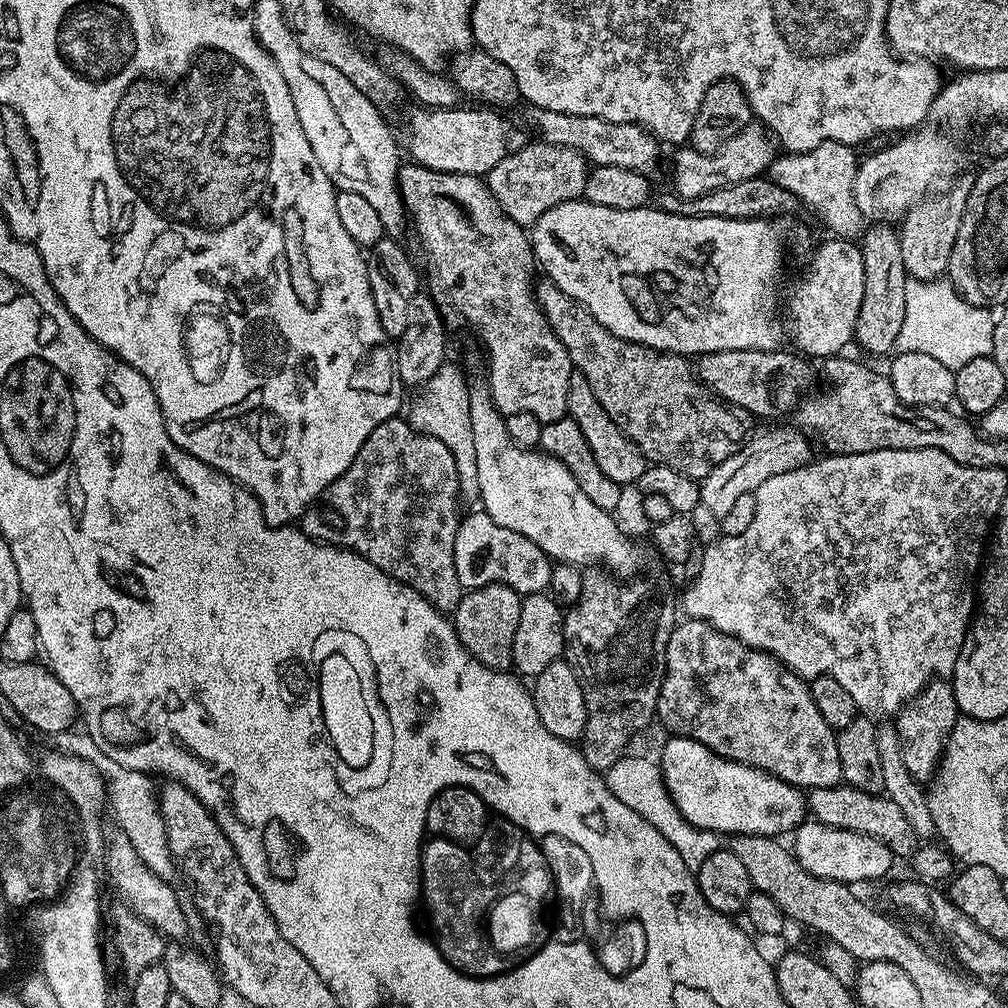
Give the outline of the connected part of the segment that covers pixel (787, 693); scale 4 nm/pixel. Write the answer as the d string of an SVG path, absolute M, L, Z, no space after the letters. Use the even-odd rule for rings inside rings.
M684 618L677 623L666 646L666 670L656 716L672 736L685 736L702 742L722 758L749 764L763 772L772 772L795 788L834 788L842 780L842 762L838 762L836 732L814 706L809 681L795 676L769 652L759 652L738 638L727 636L705 620Z

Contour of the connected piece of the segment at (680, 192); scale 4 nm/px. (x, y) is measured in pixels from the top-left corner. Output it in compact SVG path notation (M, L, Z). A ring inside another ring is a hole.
M759 122L747 124L741 132L722 150L714 154L702 154L690 146L680 146L672 156L672 188L671 191L682 200L693 200L702 194L710 194L710 190L718 190L722 186L734 186L734 182L746 182L755 176L764 176L768 167L778 157L778 145L767 128Z

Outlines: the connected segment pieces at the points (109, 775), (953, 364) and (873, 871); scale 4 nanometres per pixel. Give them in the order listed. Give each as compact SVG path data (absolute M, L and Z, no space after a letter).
M76 731L55 733L54 740L60 747L57 749L61 753L80 756L83 760L94 762L96 771L104 777L106 796L110 801L110 808L112 804L113 814L116 815L115 827L124 832L126 838L130 838L130 846L134 846L134 850L138 850L138 858L142 858L142 862L146 862L146 866L150 870L154 870L154 874L158 874L166 881L171 881L172 872L174 876L174 861L168 849L166 826L160 813L158 792L155 787L152 789L153 777L138 770L118 766L118 762L114 762L114 758L100 755L100 749L97 748L87 731Z
M909 279L908 281L906 318L902 321L902 330L896 339L896 352L930 354L930 358L938 358L942 366L953 370L966 366L966 362L974 358L992 355L996 322L993 313L988 313L991 311L987 307L964 300L960 303L960 308L952 308L952 316L912 314L912 292L928 292L928 280L926 280L926 286L920 286L920 280Z
M811 818L805 819L804 823L796 829L794 839L791 841L790 847L796 854L796 860L809 872L823 880L837 880L840 884L849 886L857 886L863 880L880 880L892 868L894 857L892 851L888 849L884 843L878 838L867 836L866 834L858 834L854 830L842 830L834 826L826 826L819 824L817 820Z

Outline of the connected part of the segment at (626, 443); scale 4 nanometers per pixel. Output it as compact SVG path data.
M573 370L570 374L566 402L568 416L574 422L578 422L578 430L582 430L582 435L586 438L591 453L594 454L594 462L598 462L602 474L606 474L610 482L618 482L622 486L635 485L650 466L650 462L642 454L642 450L638 450L636 443L617 426L614 418L610 418L610 414L602 410L598 398L594 398L594 390L590 390L590 382L586 382L586 378L578 371Z

